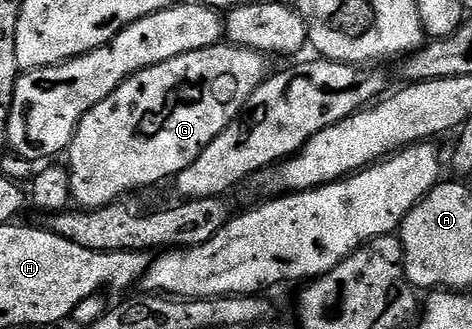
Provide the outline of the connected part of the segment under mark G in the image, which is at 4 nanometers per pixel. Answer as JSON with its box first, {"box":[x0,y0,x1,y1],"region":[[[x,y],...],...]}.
{"box":[68,41,272,209],"region":[[[223,41],[208,49],[196,49],[196,53],[184,53],[180,57],[172,57],[172,61],[152,65],[148,69],[136,73],[130,79],[126,79],[111,95],[104,97],[104,101],[100,101],[92,109],[88,109],[88,113],[84,113],[84,117],[78,123],[78,128],[74,130],[74,136],[68,148],[71,200],[82,209],[107,207],[109,203],[119,202],[123,198],[121,195],[126,195],[129,191],[136,190],[137,187],[150,187],[153,183],[164,182],[165,179],[173,180],[184,169],[188,169],[188,165],[192,165],[192,161],[196,161],[196,157],[200,157],[200,153],[204,153],[204,149],[208,145],[212,145],[212,141],[216,137],[220,137],[220,133],[224,133],[228,124],[240,114],[242,106],[248,101],[250,94],[271,74],[272,66],[270,67],[269,62],[271,63],[271,60],[261,51],[253,51],[247,47],[235,47],[229,42]]]}

